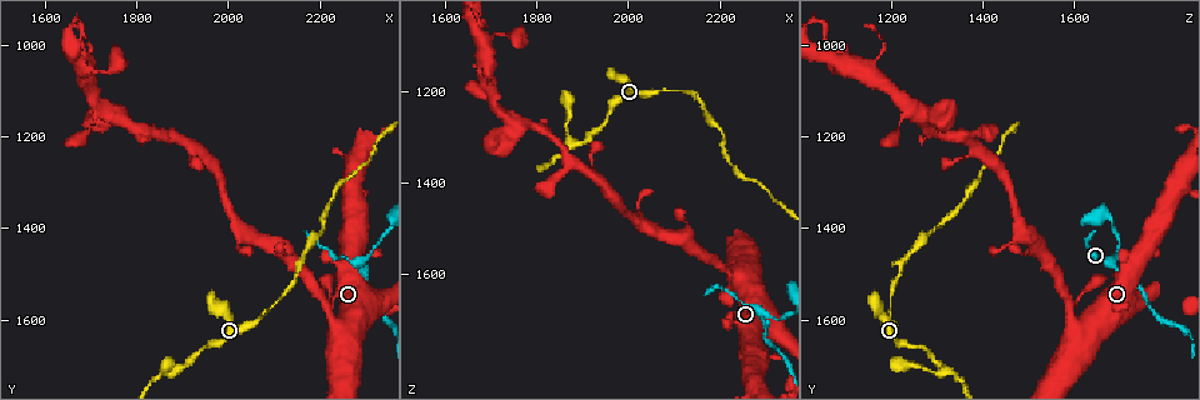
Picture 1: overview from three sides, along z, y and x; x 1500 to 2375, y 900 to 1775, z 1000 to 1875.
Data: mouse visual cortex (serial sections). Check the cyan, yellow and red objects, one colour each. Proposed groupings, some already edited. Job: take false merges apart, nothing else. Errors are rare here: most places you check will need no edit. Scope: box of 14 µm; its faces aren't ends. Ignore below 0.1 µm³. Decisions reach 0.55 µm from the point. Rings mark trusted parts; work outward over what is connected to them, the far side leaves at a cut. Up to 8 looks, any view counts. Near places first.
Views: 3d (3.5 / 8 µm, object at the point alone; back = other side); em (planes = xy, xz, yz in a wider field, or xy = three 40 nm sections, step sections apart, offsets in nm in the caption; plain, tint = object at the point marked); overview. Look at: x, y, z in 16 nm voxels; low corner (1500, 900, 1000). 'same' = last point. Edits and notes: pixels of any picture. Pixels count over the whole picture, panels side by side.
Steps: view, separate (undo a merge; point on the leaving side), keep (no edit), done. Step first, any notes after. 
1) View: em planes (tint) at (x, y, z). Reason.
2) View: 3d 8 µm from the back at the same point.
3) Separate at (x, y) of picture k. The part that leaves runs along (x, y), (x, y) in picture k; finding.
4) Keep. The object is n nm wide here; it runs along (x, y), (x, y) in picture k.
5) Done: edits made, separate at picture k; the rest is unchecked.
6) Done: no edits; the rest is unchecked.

View: 3d 3.5 µm at (2290, 1480, 1685). Thin neck.

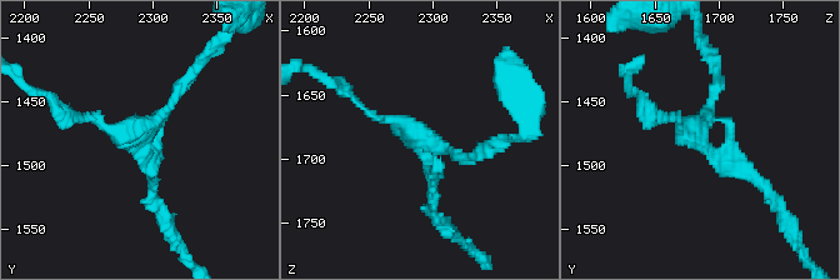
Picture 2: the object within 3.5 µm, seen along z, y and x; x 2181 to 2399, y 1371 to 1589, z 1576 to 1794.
View: em planes (tint) at (2286, 1476, 1684). Need the tissue.

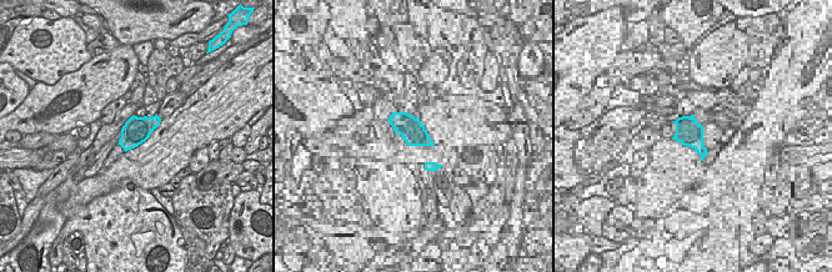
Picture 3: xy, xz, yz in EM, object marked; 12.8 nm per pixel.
Keep. All the same cell.

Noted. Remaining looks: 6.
View: 3d 3.5 µm at (2325, 1565, 1770). A narrow waist.

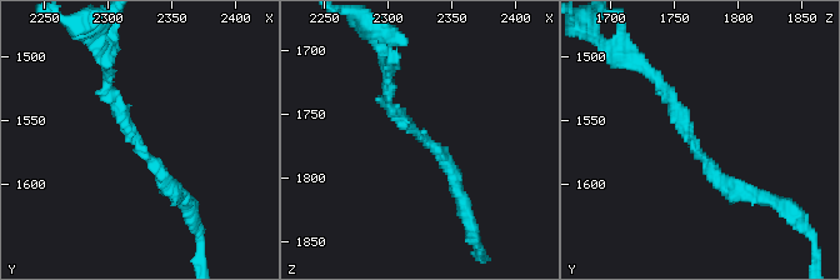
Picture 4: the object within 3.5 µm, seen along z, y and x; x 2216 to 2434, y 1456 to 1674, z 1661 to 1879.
View: em planes (tint) at (2322, 1566, 1766). The arms are 150, 200 nm wide.

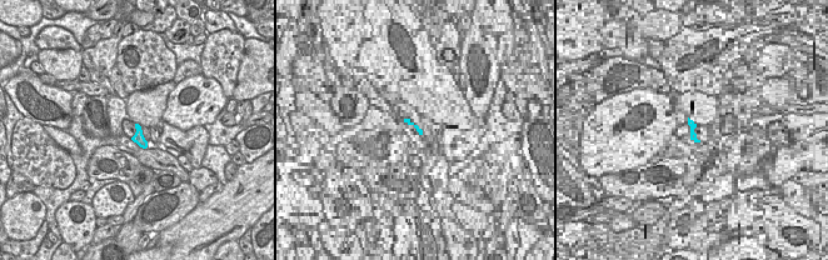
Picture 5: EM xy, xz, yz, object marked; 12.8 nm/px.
Keep. It runs along (656, 81), (710, 170), (746, 189) in picture 4; all the same cell.

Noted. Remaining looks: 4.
View: 3d 8 µm at (1880, 1715, 1310). A narrow waist.

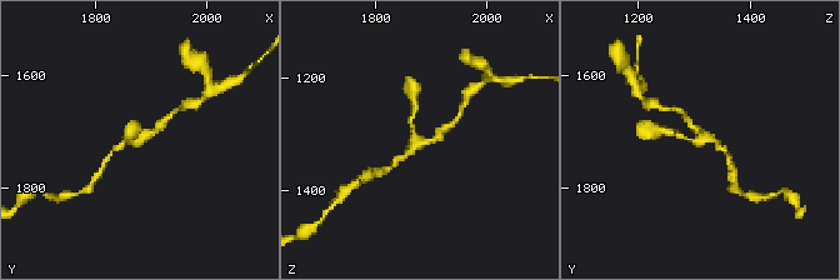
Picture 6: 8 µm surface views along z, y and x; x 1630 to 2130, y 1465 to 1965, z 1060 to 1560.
View: em xy step 2 (tint) at (1875, 1720, 1315). 3 arms meet here; the arms are 100, 150, 200 nm wide; now the EM.

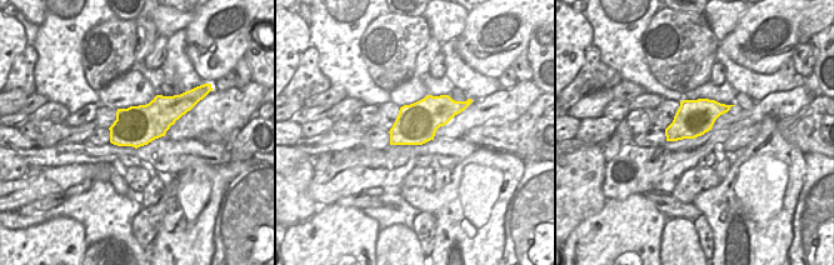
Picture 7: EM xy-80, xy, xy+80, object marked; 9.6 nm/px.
Keep. It runs along (444, 129), (433, 140), (418, 141), (413, 111) in picture 6; continuous, no second cell.

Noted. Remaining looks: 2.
Done: no edits; the rest is unchecked.

